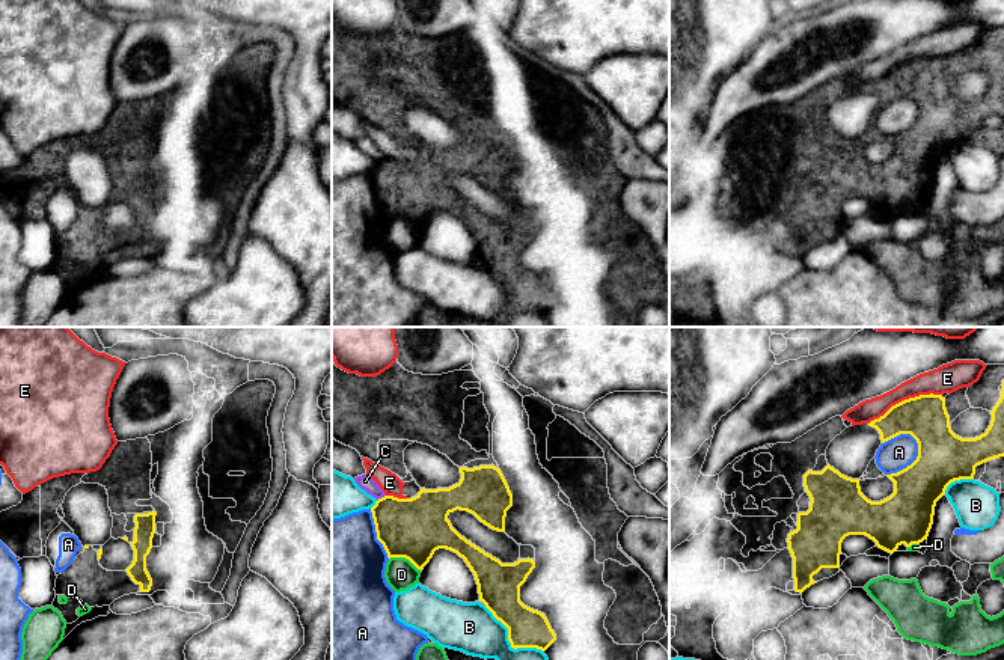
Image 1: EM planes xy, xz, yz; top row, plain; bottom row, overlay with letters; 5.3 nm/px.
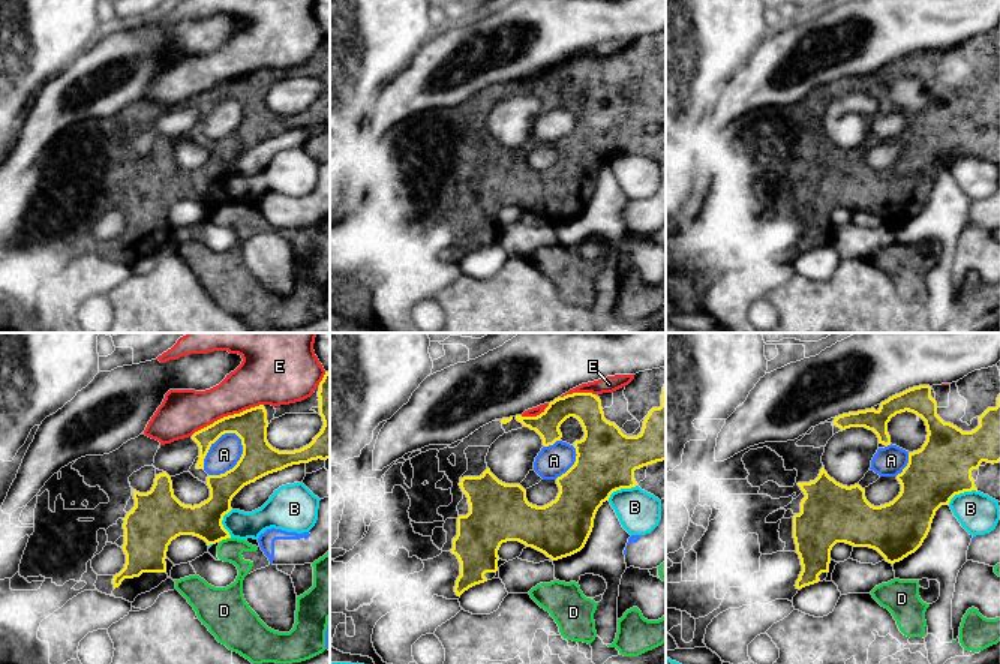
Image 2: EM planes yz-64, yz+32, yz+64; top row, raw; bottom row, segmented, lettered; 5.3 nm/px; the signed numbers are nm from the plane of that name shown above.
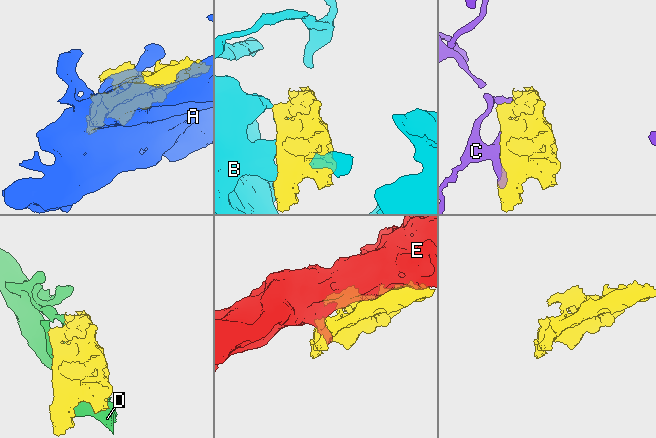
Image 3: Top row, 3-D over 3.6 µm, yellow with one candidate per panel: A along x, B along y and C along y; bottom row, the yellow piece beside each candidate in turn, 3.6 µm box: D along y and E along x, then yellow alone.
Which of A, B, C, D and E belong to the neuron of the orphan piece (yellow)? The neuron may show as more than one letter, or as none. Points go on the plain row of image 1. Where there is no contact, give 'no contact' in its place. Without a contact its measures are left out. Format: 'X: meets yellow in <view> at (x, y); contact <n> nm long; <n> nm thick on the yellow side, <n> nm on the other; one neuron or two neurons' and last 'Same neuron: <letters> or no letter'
A: meets yellow in yz at (915, 122); contact 260 nm long; 280 nm thick on the yellow side, 170 nm on the other; two neurons
B: meets yellow in xz at (508, 302); contact 400 nm long; 200 nm thick on the yellow side, 280 nm on the other; two neurons
C: meets yellow in xz at (382, 160); contact 60 nm long; 320 nm thick on the yellow side, 80 nm on the other; two neurons
D: meets yellow in xz at (406, 220); contact 190 nm long; 320 nm thick on the yellow side, 160 nm on the other; two neurons
E: meets yellow in yz at (905, 62); contact 420 nm long; 240 nm thick on the yellow side, 150 nm on the other; two neurons
Same neuron: no letter

